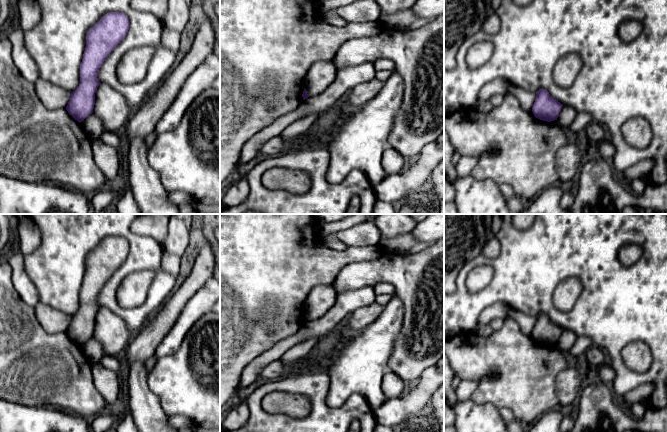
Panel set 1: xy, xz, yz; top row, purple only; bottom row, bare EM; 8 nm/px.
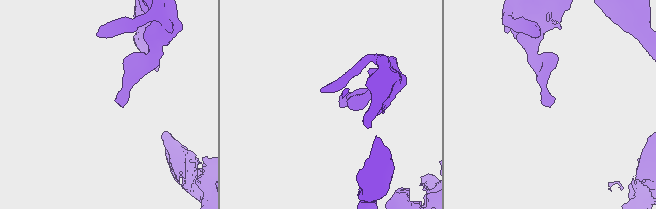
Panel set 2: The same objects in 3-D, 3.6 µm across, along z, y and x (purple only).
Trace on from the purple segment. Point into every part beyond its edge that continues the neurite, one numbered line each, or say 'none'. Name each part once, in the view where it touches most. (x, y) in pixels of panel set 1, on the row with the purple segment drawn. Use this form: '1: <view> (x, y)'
1: yz (514, 147)

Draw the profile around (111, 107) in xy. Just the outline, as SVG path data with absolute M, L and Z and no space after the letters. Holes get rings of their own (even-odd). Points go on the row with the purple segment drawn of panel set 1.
M100 83L95 93L95 104L93 114L100 120L106 131L116 132L123 128L126 131L128 122L132 117L135 109L128 105L126 98L108 84Z

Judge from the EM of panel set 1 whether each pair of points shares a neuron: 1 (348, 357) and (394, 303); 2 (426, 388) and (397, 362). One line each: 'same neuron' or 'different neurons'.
1: same neuron
2: different neurons

